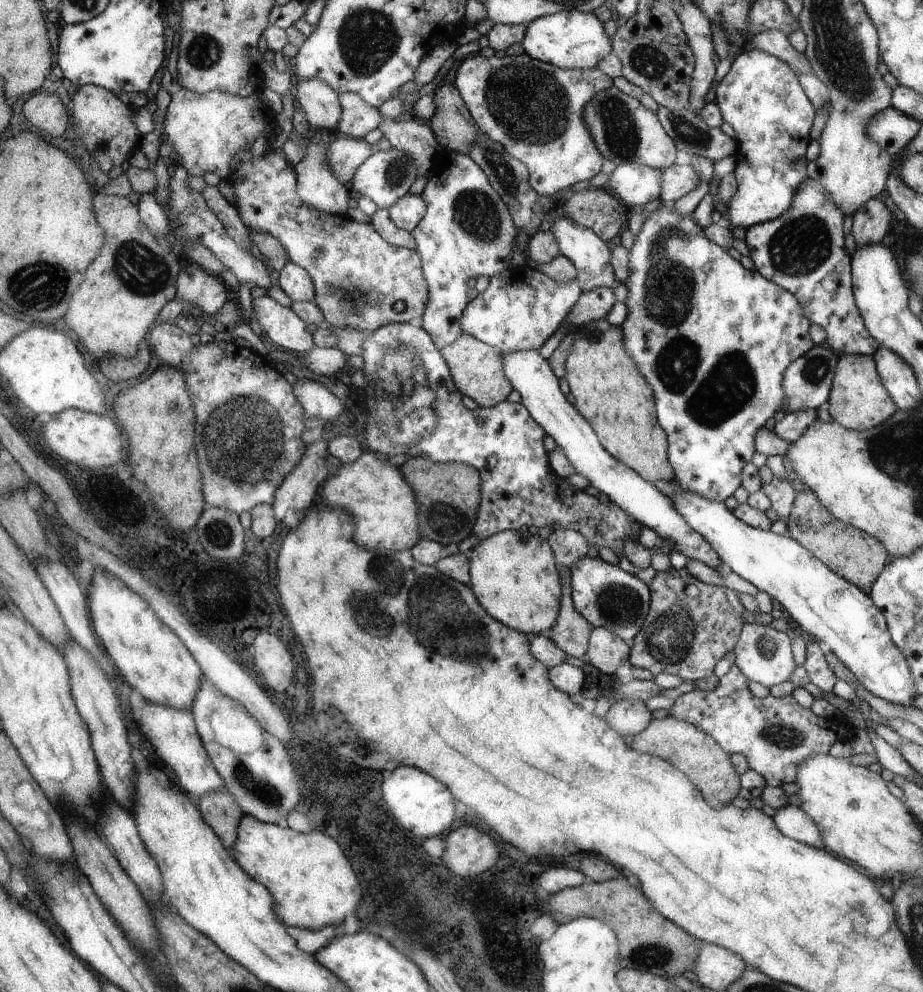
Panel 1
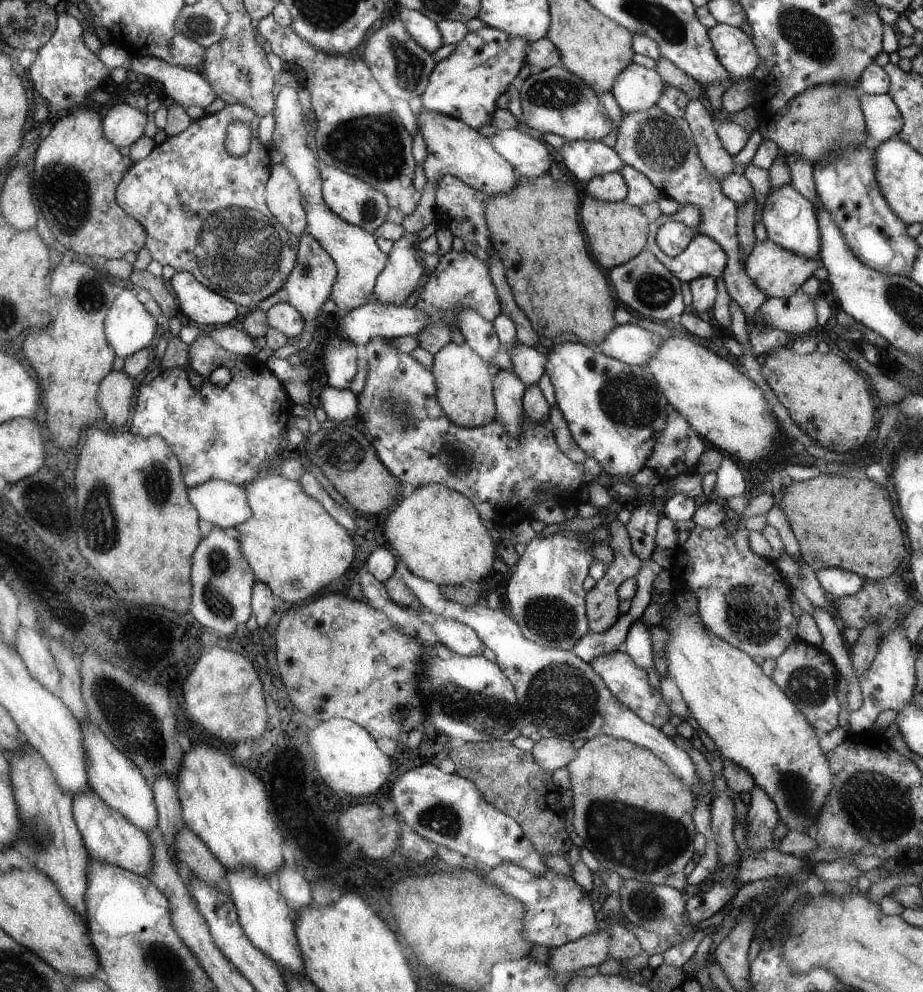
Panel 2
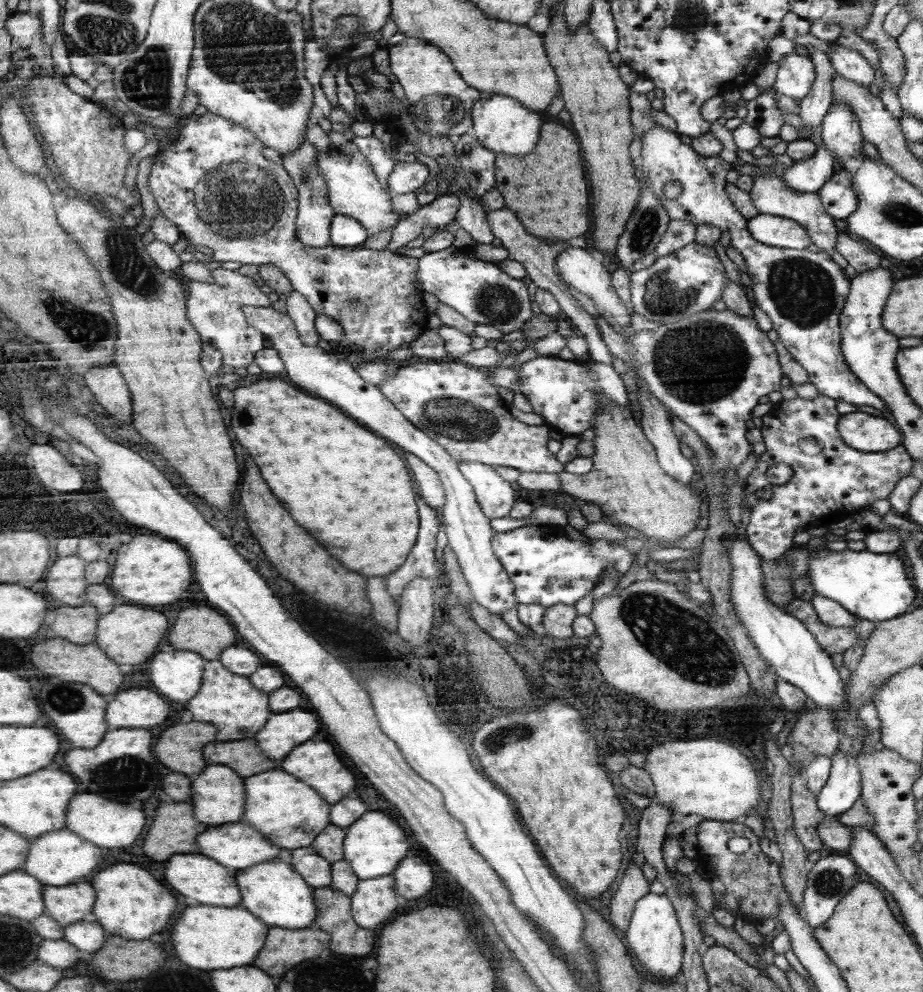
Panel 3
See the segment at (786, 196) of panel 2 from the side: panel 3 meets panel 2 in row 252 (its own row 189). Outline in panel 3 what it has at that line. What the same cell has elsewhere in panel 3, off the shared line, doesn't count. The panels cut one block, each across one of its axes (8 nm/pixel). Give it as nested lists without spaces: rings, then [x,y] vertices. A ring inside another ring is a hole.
[[[818,141],[818,150],[814,156],[804,161],[796,161],[784,171],[784,182],[800,192],[817,193],[835,175],[835,158],[824,144]]]

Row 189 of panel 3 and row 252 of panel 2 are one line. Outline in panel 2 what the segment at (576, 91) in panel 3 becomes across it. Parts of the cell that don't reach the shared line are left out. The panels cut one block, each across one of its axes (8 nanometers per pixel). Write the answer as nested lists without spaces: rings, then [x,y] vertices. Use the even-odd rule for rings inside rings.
[[[587,196],[584,200],[584,230],[588,230],[588,242],[592,242],[592,254],[604,270],[623,265],[647,248],[650,240],[650,222],[640,207],[632,206],[626,200],[606,202]]]

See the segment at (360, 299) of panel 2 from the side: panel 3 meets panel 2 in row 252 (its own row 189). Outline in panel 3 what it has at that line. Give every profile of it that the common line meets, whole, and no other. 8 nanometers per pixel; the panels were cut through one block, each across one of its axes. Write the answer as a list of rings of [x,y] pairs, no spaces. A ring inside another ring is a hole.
[[[352,141],[342,145],[331,144],[329,150],[318,151],[316,164],[321,175],[327,180],[328,196],[331,207],[336,214],[352,217],[360,221],[367,229],[369,236],[374,236],[381,230],[394,228],[400,221],[400,215],[392,209],[392,195],[378,180],[374,167],[360,153]]]

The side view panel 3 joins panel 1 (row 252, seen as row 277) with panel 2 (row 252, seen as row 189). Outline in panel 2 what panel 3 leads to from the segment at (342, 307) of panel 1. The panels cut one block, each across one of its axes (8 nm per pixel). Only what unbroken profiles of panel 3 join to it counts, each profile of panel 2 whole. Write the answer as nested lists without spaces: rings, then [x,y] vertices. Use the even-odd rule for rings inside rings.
[[[228,104],[220,112],[212,115],[203,115],[198,120],[192,119],[192,124],[178,136],[167,136],[166,140],[161,144],[155,144],[152,152],[142,160],[138,160],[131,166],[131,170],[126,174],[118,186],[117,199],[119,205],[123,207],[125,211],[132,218],[136,218],[142,226],[147,230],[147,244],[146,247],[150,250],[152,259],[162,264],[162,266],[172,266],[176,272],[189,272],[195,275],[197,279],[203,284],[206,284],[208,290],[213,290],[224,295],[224,298],[231,299],[236,303],[236,306],[244,306],[244,308],[250,308],[250,306],[256,306],[259,302],[262,302],[265,298],[268,298],[270,294],[274,294],[276,290],[282,288],[282,284],[286,284],[287,278],[291,276],[292,270],[298,264],[299,254],[299,242],[300,237],[294,236],[291,231],[288,231],[279,223],[274,214],[268,212],[266,208],[266,198],[264,198],[264,182],[260,182],[258,178],[268,178],[271,176],[270,170],[268,170],[268,152],[258,144],[256,130],[260,120],[262,120],[260,114],[256,114],[250,106],[244,106],[244,104]],[[237,122],[244,122],[250,126],[250,130],[254,132],[253,142],[250,145],[250,150],[236,158],[227,149],[227,136],[228,129],[232,124]]]

